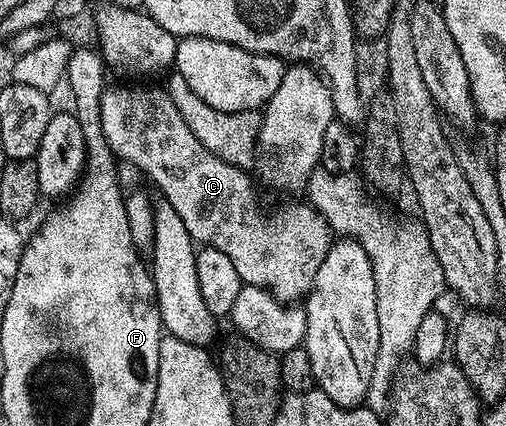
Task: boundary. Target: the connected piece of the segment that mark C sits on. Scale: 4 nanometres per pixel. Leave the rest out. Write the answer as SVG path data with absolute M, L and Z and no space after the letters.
M107 87L103 91L102 98L98 102L98 124L102 128L104 138L108 142L108 146L114 151L115 157L119 161L127 160L134 168L139 168L144 175L150 176L150 180L159 188L161 195L172 206L172 210L176 210L176 214L180 214L181 220L184 221L184 226L188 229L188 234L199 245L207 248L215 248L220 250L220 254L228 254L228 259L232 262L232 266L236 266L236 274L240 274L243 285L252 287L265 288L276 299L283 302L298 302L307 297L310 288L313 286L313 280L316 278L316 272L320 268L320 264L324 261L325 255L328 254L332 243L332 233L328 222L315 209L310 207L309 203L302 204L286 204L283 208L275 210L271 216L261 216L258 213L258 204L254 201L254 184L255 181L245 176L243 169L236 164L229 164L223 160L221 156L214 155L209 151L207 146L198 140L197 136L188 128L188 123L184 122L181 117L180 110L170 97L165 87L161 88L110 88Z

